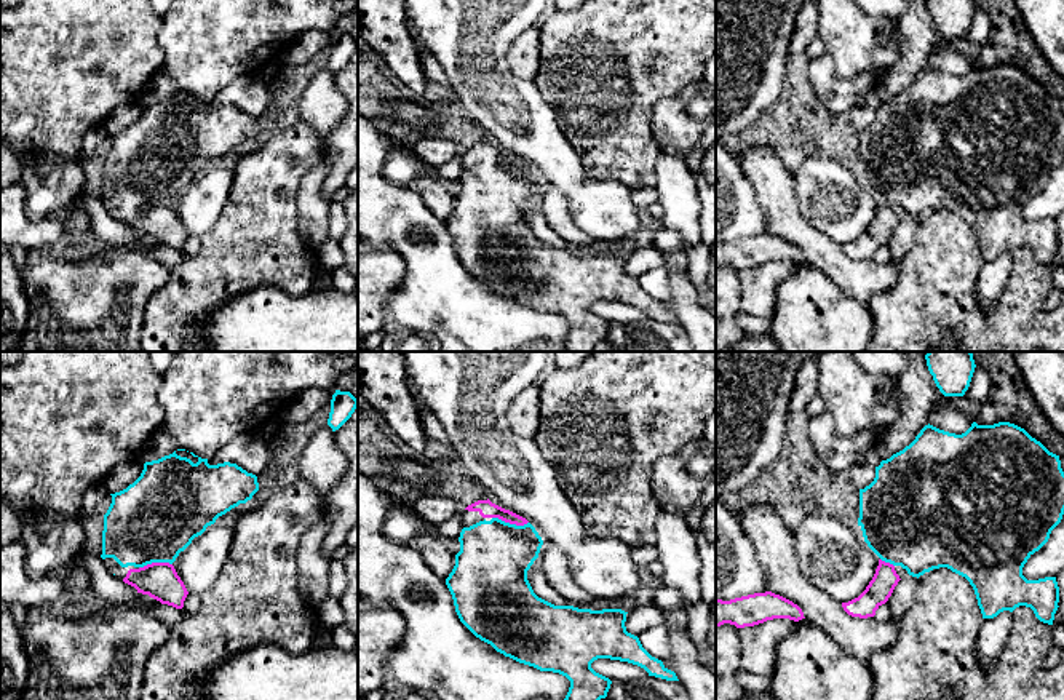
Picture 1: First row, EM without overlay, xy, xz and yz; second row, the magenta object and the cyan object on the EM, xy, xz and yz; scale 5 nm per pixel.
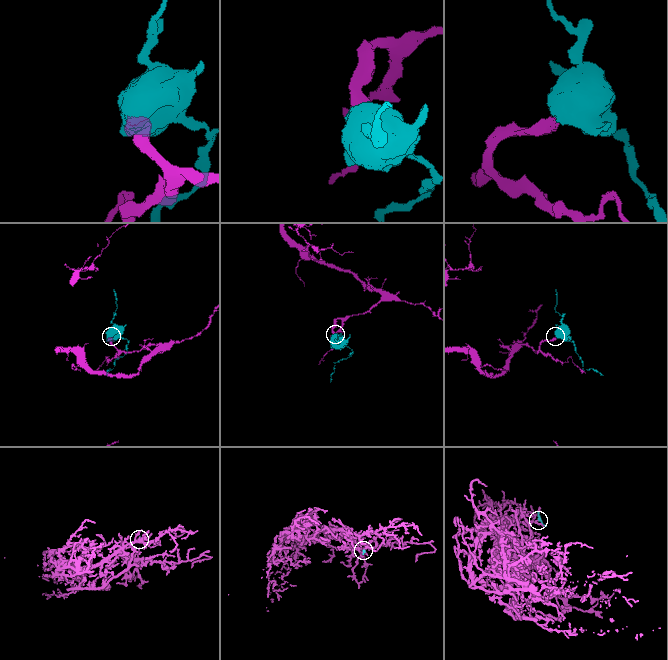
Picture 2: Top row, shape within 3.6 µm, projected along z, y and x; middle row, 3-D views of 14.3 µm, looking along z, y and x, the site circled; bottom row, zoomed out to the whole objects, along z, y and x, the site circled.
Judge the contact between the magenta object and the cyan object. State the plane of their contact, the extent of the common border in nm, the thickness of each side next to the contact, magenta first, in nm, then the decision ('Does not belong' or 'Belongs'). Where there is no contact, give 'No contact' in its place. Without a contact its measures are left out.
Touches magenta in xz. Shared border 190 nm. Thickness 90 nm (magenta) against 360 nm. Belongs

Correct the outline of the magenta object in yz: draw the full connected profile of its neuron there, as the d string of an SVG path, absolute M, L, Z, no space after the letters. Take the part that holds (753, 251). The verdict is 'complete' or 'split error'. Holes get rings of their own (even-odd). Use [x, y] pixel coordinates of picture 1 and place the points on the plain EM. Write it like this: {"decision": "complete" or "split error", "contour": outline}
{"decision": "complete", "contour": "M772 233L730 243L716 241L716 270L724 265L735 267L736 270L754 268L773 261L799 264L805 259L797 246Z"}

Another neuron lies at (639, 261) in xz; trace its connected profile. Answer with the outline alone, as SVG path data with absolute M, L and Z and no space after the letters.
M645 245L626 256L626 273L639 278L649 268L661 267L663 265L663 251L658 249L655 245Z

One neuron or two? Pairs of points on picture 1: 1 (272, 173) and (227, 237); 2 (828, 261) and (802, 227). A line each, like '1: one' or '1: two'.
1: one
2: one

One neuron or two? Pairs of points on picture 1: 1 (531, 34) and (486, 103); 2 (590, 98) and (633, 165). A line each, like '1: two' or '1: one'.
1: two
2: one

